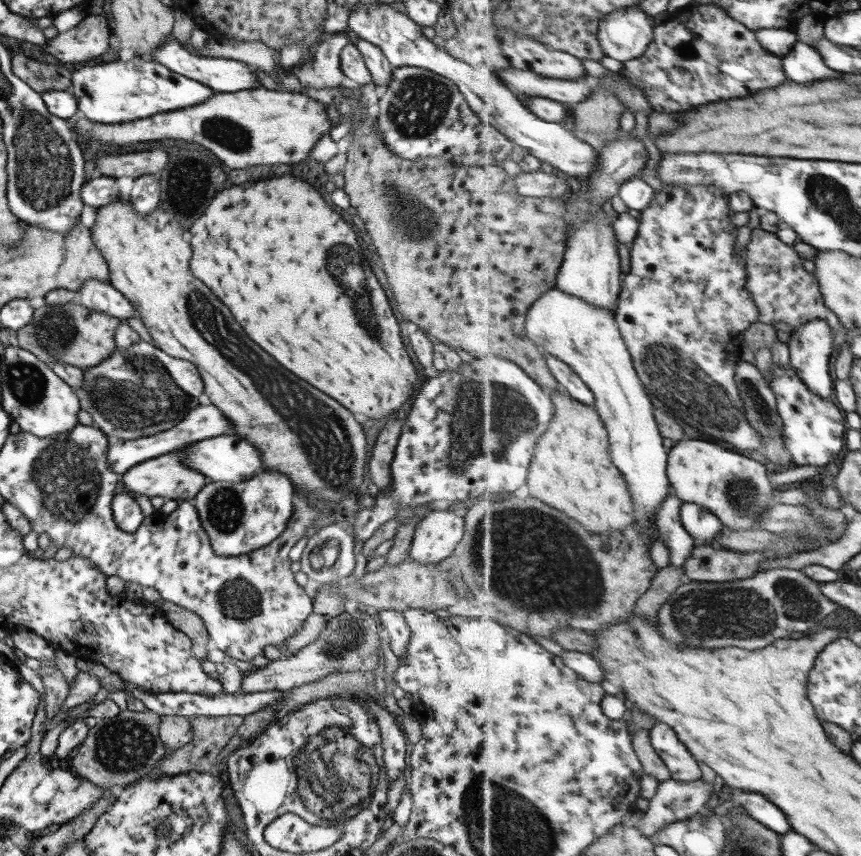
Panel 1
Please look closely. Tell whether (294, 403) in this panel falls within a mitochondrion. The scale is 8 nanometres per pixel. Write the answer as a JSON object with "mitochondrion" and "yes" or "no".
{"mitochondrion":"yes"}

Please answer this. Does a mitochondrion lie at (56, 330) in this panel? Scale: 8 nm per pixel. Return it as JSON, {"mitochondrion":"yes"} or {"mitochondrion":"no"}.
{"mitochondrion":"yes"}

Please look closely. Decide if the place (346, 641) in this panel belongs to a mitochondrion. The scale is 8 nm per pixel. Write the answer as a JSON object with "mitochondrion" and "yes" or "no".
{"mitochondrion":"yes"}

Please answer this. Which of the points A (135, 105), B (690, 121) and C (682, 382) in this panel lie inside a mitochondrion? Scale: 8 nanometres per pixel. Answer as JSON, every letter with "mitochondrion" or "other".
{"A":"other","B":"other","C":"mitochondrion"}

